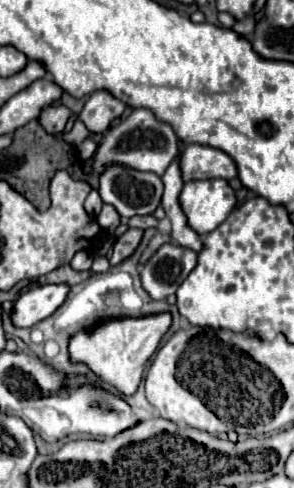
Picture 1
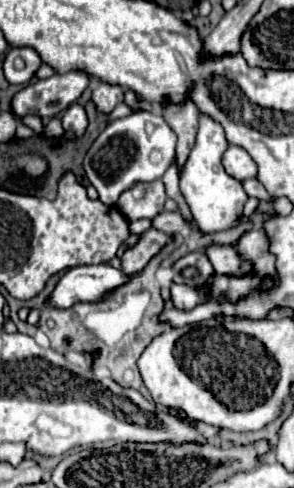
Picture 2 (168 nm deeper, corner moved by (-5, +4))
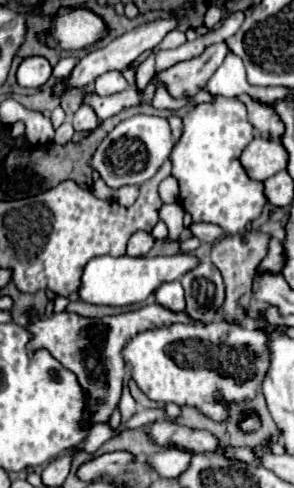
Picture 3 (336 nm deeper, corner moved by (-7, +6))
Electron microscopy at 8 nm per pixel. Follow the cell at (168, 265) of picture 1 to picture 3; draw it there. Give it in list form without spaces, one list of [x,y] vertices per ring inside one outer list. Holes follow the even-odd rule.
[[[202,260],[200,266],[194,266],[192,270],[188,270],[188,274],[180,278],[180,282],[186,292],[186,314],[190,314],[194,320],[200,320],[200,322],[214,322],[216,312],[224,304],[224,284],[218,268],[210,260]]]

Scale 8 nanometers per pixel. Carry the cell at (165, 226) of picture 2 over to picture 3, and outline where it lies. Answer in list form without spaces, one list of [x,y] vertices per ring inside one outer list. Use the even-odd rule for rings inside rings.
[[[192,222],[192,224],[188,226],[188,230],[190,230],[200,242],[214,242],[216,238],[222,236],[222,230],[220,230],[218,226],[214,226],[214,224],[204,224],[204,222],[200,222],[200,224]]]

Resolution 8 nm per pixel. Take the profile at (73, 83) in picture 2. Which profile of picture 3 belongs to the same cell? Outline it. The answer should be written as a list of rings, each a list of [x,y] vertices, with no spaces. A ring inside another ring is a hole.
[[[174,16],[174,18],[170,18],[170,20],[150,22],[150,24],[146,24],[146,26],[138,26],[138,28],[134,28],[132,32],[126,32],[126,34],[118,36],[116,40],[112,40],[108,46],[104,46],[104,48],[100,48],[100,50],[88,52],[86,56],[82,56],[82,58],[78,60],[78,64],[76,64],[74,70],[72,70],[72,74],[66,76],[64,80],[60,80],[60,82],[54,86],[52,94],[54,94],[54,96],[64,96],[70,88],[84,88],[84,86],[88,86],[90,82],[94,82],[100,74],[106,74],[108,70],[124,70],[124,66],[128,66],[136,56],[140,56],[140,54],[146,52],[146,50],[154,50],[154,48],[162,42],[162,38],[166,36],[166,32],[174,30],[176,26],[178,26],[178,16]]]

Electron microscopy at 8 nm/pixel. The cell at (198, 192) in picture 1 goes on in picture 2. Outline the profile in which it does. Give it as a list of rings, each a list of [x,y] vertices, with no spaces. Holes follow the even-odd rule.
[[[200,114],[196,144],[180,170],[180,192],[184,194],[184,198],[192,210],[192,216],[202,232],[220,232],[220,230],[238,226],[240,218],[242,218],[242,208],[248,200],[248,194],[244,192],[242,182],[234,180],[224,170],[224,166],[220,162],[220,156],[224,152],[222,148],[228,148],[224,128],[214,118]]]

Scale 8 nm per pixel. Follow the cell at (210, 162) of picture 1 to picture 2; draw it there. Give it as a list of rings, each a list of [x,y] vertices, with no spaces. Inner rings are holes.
[[[230,146],[224,152],[224,168],[230,176],[234,176],[236,180],[248,180],[248,178],[256,178],[258,174],[258,166],[252,160],[252,156],[240,148],[240,146]]]

